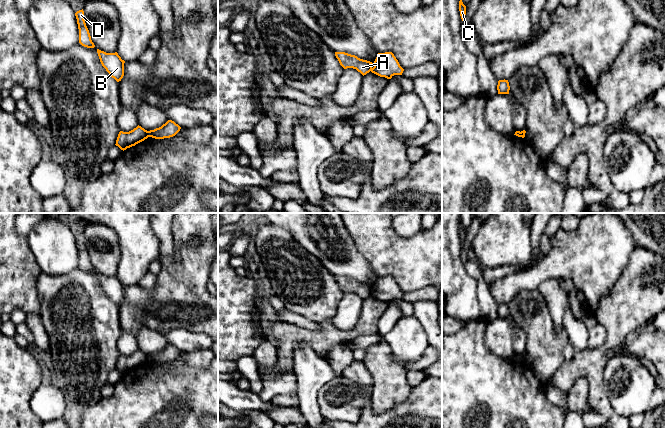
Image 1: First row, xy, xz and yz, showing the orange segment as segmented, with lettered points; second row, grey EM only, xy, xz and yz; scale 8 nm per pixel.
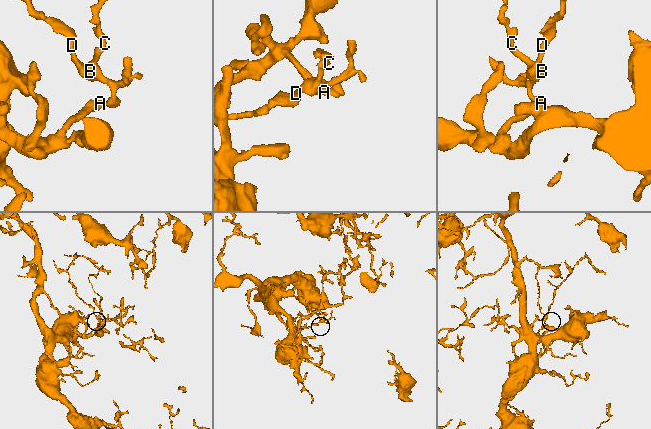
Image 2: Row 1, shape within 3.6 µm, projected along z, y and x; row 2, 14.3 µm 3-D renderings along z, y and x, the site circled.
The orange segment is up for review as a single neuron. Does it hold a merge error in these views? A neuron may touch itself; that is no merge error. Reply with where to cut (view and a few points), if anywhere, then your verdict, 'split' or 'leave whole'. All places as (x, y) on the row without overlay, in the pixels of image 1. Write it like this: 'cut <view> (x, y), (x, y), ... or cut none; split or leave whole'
cut xy (147, 355), (149, 360); split

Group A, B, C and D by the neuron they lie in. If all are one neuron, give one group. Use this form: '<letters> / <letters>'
A / B C D

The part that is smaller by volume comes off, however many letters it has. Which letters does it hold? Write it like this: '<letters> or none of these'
B, C, D

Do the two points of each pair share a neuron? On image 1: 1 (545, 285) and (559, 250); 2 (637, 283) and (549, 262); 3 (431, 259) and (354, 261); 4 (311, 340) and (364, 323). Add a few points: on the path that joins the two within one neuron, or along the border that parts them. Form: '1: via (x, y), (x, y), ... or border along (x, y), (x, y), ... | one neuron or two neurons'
1: border along (554, 277), (544, 279), (538, 288) | two neurons
2: border along (629, 257), (625, 268), (611, 291), (604, 297) | two neurons
3: border along (353, 242), (356, 249), (378, 276) | two neurons
4: via (324, 339), (326, 337), (351, 335) | one neuron

